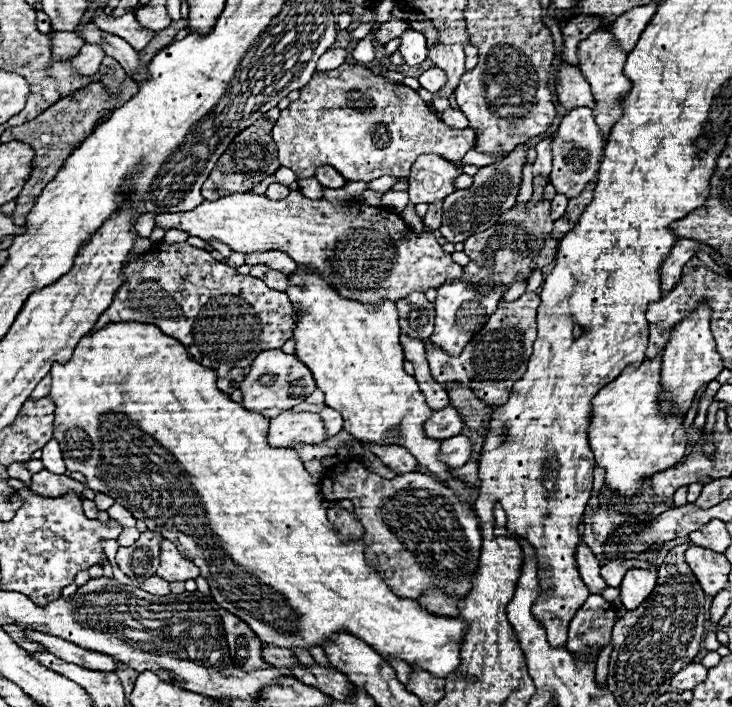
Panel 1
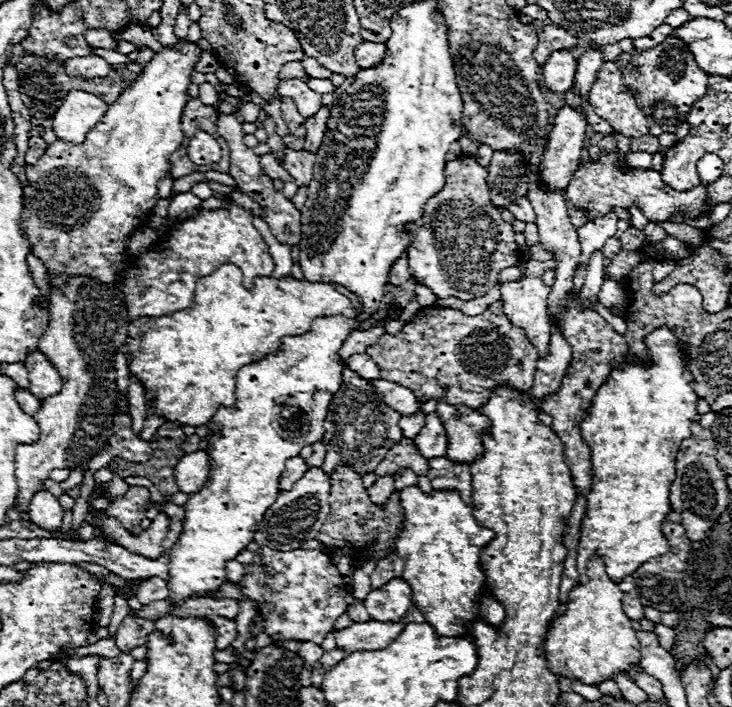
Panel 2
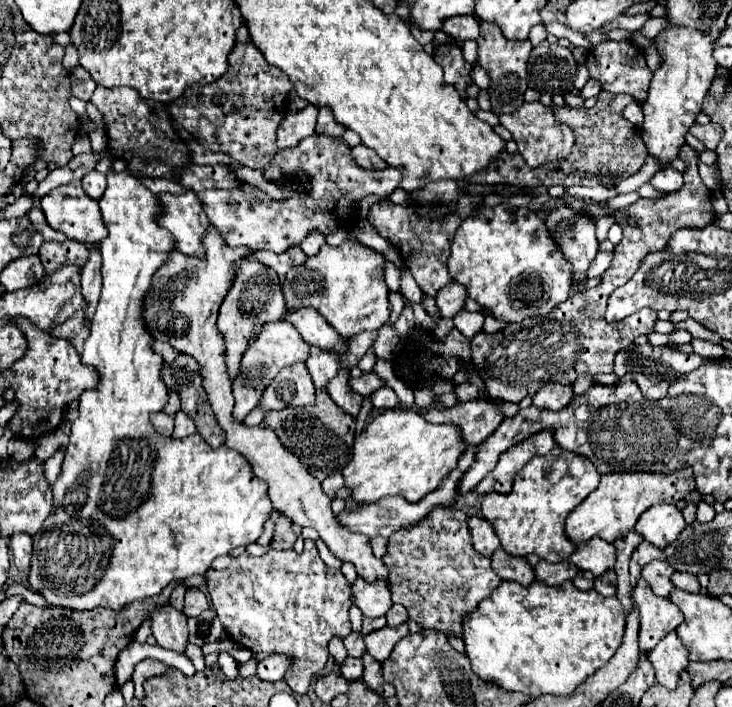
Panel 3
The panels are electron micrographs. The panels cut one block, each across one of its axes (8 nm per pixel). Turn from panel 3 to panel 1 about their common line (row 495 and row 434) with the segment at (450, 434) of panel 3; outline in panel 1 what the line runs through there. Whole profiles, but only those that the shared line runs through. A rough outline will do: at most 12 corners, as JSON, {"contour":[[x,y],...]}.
{"contour":[[310,268],[296,356],[360,442],[404,446],[474,510],[440,460],[394,302],[346,300]]}

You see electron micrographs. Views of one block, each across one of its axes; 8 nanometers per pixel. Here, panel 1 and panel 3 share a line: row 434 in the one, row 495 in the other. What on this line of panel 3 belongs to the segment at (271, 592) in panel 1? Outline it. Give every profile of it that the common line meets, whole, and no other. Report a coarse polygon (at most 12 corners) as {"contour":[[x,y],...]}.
{"contour":[[108,172],[102,296],[32,590],[120,610],[262,536],[242,454],[154,432],[176,250]]}

